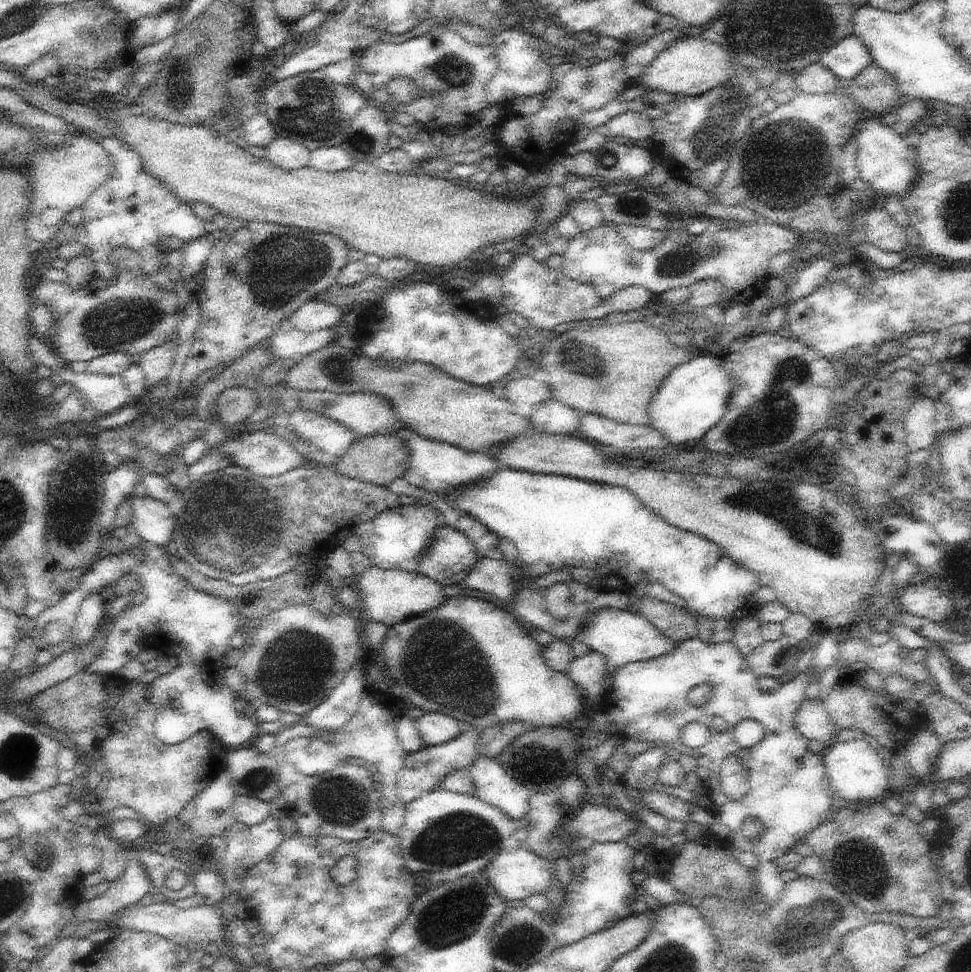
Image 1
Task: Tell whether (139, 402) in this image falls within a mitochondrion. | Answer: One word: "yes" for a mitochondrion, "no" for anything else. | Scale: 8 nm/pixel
no

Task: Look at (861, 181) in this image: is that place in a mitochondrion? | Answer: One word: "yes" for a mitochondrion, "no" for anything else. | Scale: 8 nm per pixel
no

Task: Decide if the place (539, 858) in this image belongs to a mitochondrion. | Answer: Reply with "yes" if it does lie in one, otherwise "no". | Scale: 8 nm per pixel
no

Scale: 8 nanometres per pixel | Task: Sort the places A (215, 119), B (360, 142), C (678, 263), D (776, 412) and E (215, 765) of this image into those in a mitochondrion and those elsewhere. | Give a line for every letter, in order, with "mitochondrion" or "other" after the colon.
A: other
B: mitochondrion
C: mitochondrion
D: mitochondrion
E: other

